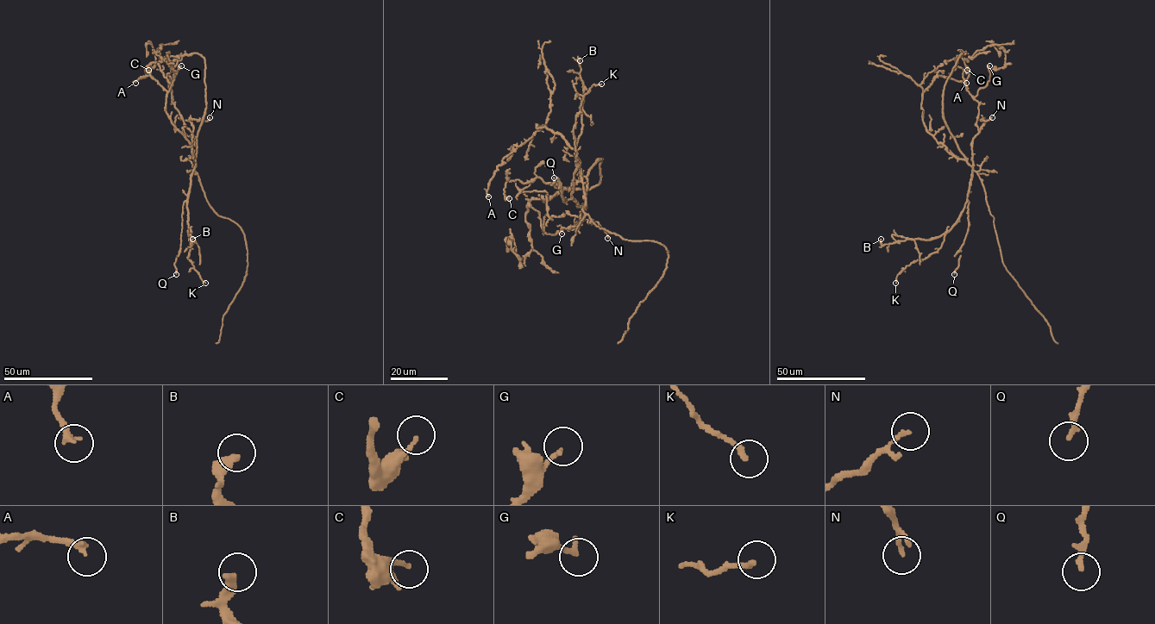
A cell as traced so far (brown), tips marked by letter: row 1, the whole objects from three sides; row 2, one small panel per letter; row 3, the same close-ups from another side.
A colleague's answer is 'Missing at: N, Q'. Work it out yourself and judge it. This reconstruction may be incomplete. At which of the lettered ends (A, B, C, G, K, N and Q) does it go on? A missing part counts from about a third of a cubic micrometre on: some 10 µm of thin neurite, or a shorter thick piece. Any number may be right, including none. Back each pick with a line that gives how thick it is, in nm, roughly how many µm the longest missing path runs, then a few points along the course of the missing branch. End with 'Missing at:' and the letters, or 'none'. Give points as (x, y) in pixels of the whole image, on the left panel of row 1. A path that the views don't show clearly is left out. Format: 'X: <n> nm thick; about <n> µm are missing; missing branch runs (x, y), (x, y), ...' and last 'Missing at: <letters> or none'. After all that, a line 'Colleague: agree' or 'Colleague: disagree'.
Q: 200 nm thick; about 5 µm are missing
Missing at: Q
Colleague: disagree

